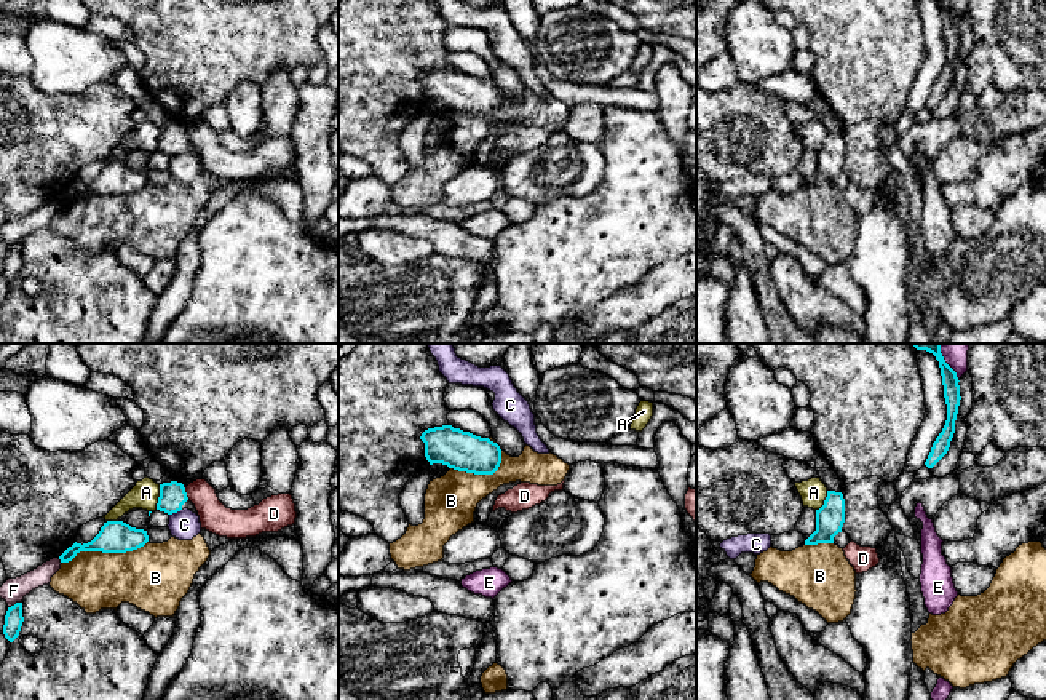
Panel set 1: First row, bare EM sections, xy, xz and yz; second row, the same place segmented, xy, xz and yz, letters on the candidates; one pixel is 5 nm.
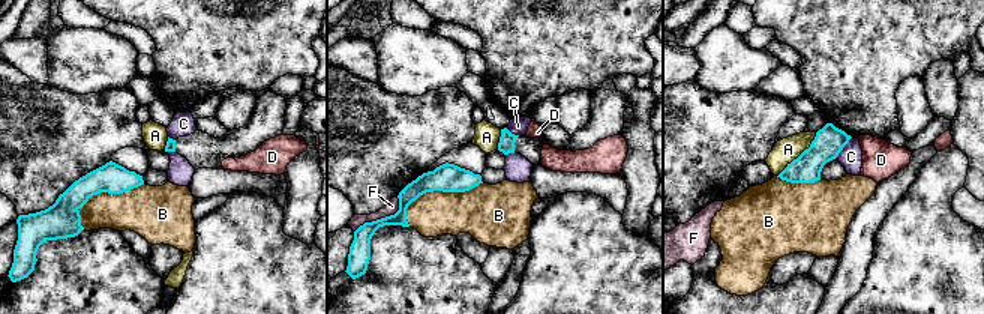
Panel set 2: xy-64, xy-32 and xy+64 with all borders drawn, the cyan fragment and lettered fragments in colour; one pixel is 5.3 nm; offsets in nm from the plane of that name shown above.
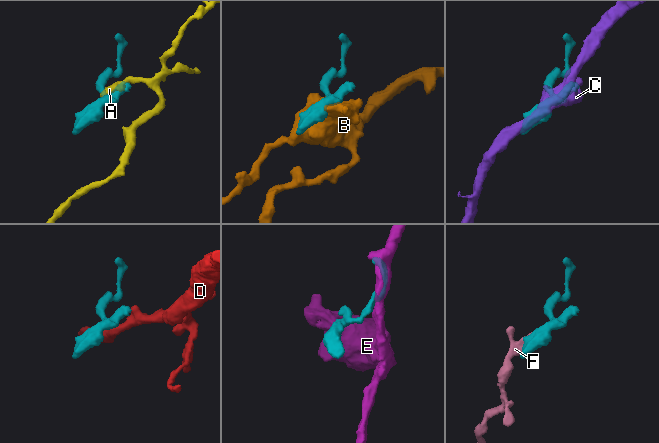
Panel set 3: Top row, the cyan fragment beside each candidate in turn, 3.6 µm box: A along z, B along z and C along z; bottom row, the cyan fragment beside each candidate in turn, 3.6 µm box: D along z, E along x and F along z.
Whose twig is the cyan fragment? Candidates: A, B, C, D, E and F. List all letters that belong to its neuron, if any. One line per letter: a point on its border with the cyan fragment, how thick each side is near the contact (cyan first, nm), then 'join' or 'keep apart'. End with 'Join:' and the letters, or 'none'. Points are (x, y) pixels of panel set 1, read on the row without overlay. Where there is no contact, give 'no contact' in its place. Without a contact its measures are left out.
A: meets cyan in xy at (158, 139); 140 nm thick on the cyan side, 140 nm on the other; keep apart
B: meets cyan in xy at (104, 194); 160 nm thick on the cyan side, 300 nm on the other; keep apart
C: meets cyan in xy at (174, 154); 140 nm thick on the cyan side, 150 nm on the other; keep apart
D: meets cyan in xy at (186, 136); 140 nm thick on the cyan side, 160 nm on the other; keep apart
E: meets cyan in yz at (952, 11); 80 nm thick on the cyan side, 80 nm on the other; keep apart
F: meets cyan in xy at (16, 245); 100 nm thick on the cyan side, 120 nm on the other; keep apart
Join: none

